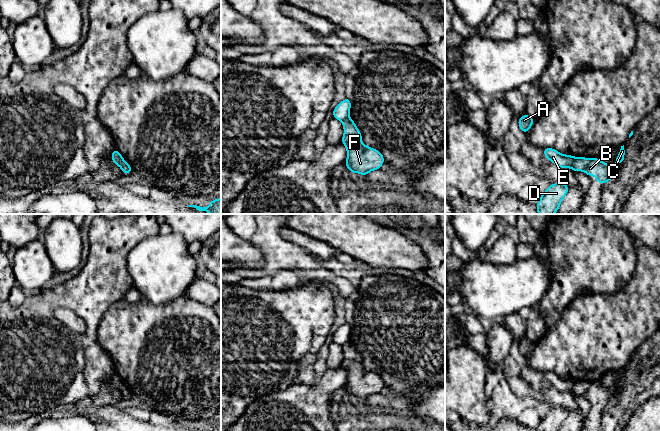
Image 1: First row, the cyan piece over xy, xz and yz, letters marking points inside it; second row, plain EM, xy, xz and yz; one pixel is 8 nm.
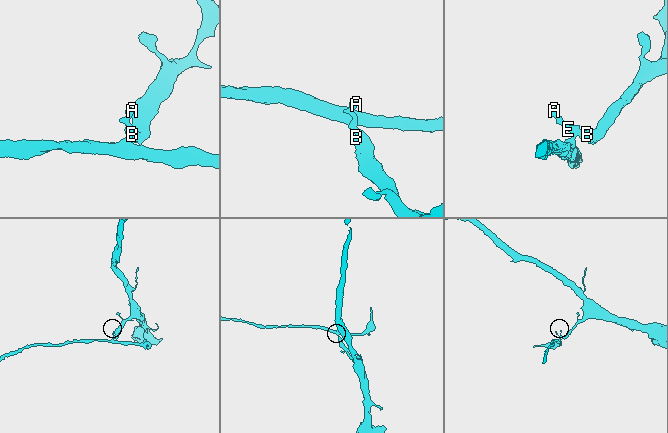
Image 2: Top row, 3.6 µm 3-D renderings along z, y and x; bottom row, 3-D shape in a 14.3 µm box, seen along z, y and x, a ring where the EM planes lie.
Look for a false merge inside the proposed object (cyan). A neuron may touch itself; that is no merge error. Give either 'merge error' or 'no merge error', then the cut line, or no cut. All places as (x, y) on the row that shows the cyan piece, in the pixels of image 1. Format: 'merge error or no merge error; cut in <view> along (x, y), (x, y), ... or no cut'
merge error; cut in yz along (575, 158), (571, 167)

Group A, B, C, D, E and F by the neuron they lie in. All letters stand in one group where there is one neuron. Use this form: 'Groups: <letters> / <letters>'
Groups: A D E / B C F

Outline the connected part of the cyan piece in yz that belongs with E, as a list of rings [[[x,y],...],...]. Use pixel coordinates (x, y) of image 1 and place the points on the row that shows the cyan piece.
[[[544,148],[544,155],[552,163],[555,163],[560,168],[572,168],[575,157],[572,155],[561,154],[554,148]]]

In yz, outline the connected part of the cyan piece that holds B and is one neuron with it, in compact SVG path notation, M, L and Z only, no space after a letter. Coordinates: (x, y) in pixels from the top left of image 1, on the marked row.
M624 145L621 146L620 152L616 158L616 161L613 165L609 165L607 163L602 162L598 158L584 158L584 157L577 157L575 158L574 164L572 166L572 170L575 171L583 171L589 177L592 174L596 176L596 182L605 184L610 179L613 178L614 171L613 168L624 162Z

